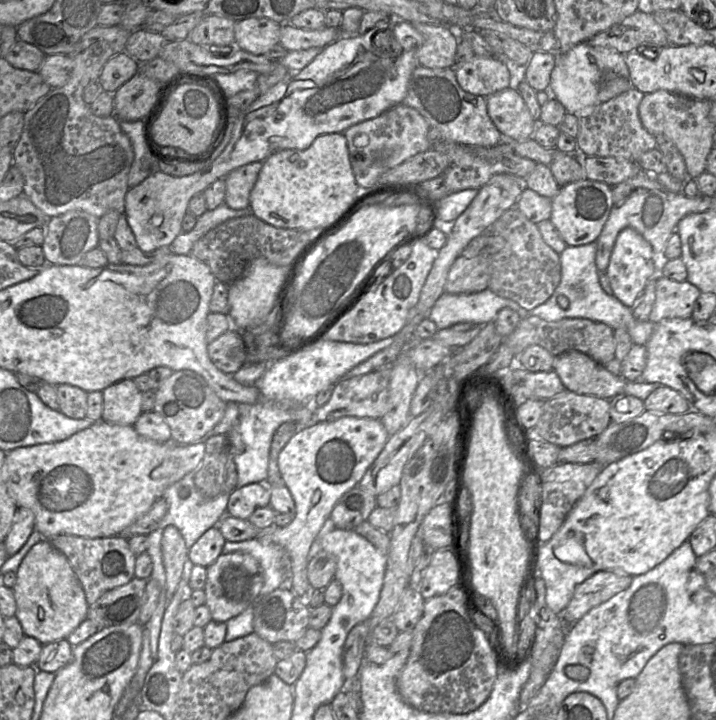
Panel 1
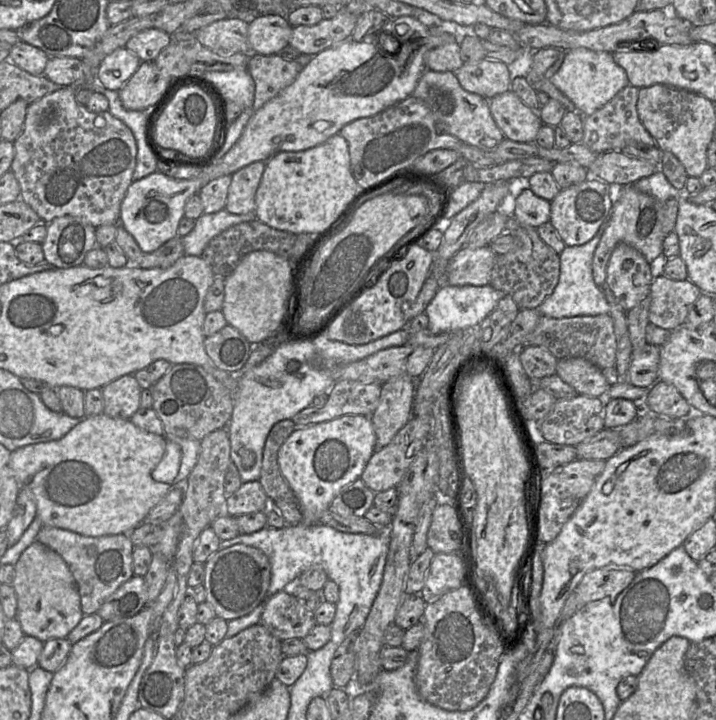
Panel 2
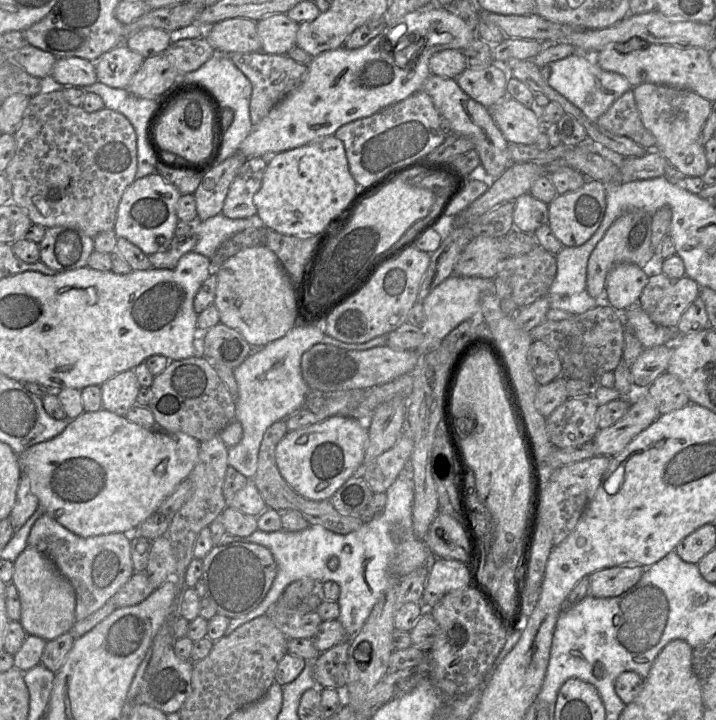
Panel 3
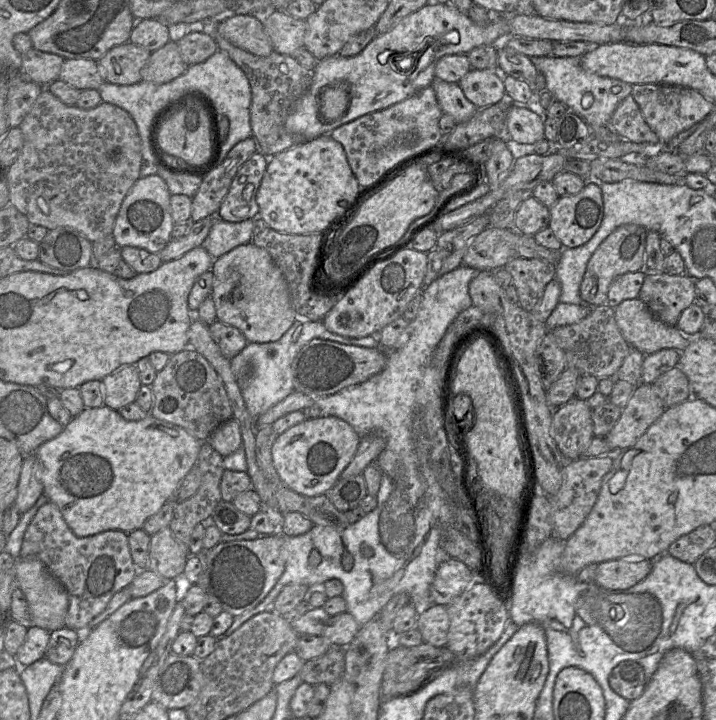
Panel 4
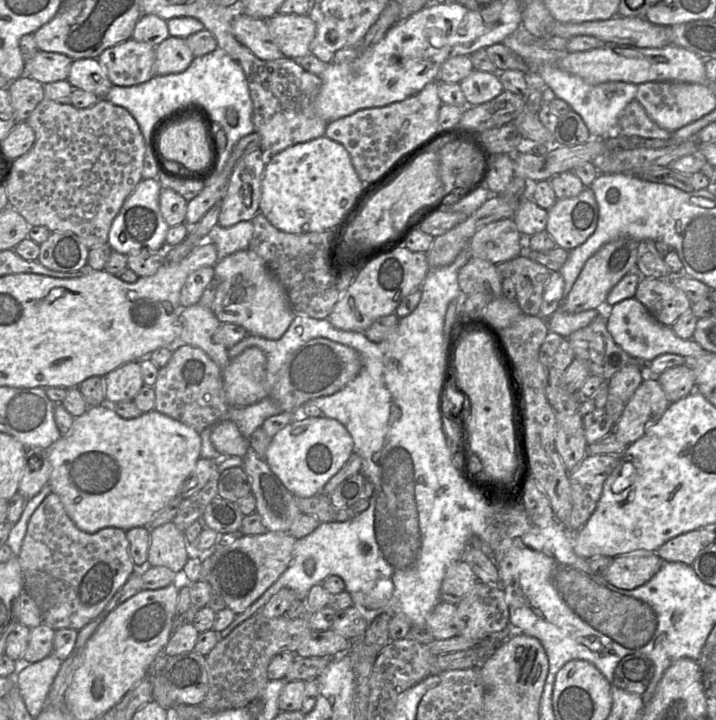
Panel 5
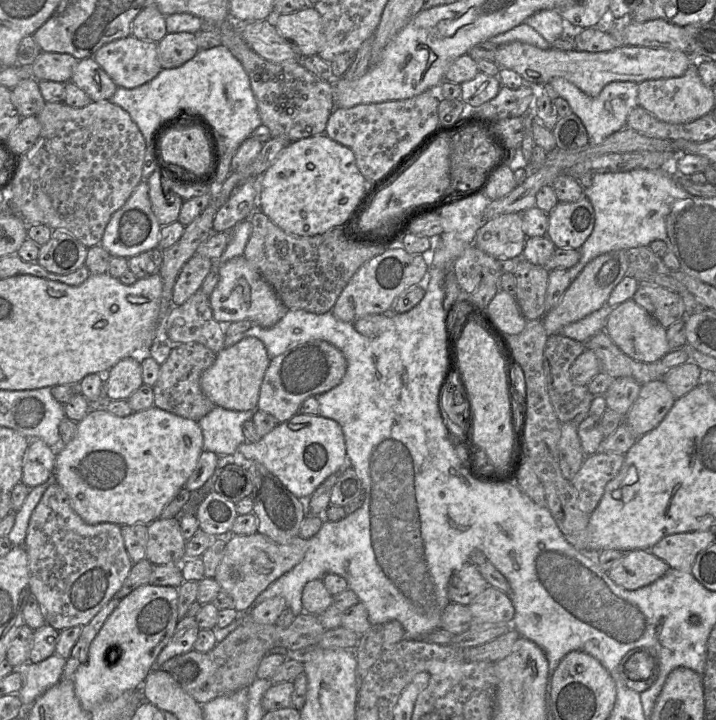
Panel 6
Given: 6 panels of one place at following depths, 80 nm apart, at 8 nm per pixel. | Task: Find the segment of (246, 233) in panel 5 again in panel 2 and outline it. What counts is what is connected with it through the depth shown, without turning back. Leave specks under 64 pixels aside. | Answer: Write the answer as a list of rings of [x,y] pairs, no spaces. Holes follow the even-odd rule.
[[[224,208],[211,214],[203,213],[195,220],[192,231],[181,237],[185,255],[201,257],[205,247],[215,236],[233,225],[254,221],[256,219],[255,211],[237,215],[228,212]]]

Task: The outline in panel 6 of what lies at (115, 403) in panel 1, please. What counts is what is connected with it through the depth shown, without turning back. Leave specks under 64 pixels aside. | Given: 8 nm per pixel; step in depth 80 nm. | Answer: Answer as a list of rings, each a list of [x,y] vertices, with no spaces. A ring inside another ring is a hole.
[[[127,357],[103,375],[105,399],[127,400],[143,384],[140,357]]]

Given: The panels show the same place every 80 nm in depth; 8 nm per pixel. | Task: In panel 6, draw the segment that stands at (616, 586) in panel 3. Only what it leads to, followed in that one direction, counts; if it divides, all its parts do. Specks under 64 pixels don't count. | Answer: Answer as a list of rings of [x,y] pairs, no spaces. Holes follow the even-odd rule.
[[[648,549],[627,552],[609,571],[610,579],[627,590],[647,586],[662,577],[670,566]]]

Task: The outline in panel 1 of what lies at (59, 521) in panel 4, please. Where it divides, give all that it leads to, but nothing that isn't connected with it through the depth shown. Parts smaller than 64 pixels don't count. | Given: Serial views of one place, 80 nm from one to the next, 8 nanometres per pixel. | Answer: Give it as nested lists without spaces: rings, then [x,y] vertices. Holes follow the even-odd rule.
[[[61,534],[47,540],[67,557],[83,587],[89,606],[107,591],[125,585],[135,577],[136,555],[124,536],[91,539]]]

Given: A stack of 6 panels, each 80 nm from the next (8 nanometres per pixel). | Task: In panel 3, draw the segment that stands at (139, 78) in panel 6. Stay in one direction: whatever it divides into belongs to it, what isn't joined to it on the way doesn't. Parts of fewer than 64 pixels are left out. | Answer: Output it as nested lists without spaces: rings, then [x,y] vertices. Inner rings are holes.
[[[119,44],[96,61],[97,79],[112,88],[127,88],[143,61],[142,55]]]

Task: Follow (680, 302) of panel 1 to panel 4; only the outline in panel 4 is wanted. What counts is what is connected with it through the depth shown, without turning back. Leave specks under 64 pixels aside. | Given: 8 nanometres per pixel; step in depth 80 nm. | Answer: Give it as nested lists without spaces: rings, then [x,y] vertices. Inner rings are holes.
[[[647,274],[640,299],[661,322],[675,326],[680,314],[695,302],[695,281],[687,274]]]

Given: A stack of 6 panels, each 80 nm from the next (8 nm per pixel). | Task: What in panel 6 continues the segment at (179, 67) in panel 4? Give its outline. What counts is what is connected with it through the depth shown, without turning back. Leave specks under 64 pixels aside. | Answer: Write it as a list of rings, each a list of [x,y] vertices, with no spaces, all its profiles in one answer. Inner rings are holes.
[[[188,32],[167,33],[157,45],[162,69],[177,68],[192,59],[198,51],[195,34]]]

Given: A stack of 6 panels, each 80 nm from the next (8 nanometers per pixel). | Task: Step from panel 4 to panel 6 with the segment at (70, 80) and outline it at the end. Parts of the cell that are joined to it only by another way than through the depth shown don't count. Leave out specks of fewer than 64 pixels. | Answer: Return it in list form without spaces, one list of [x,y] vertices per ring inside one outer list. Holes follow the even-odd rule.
[[[93,58],[78,61],[71,82],[84,91],[93,102],[110,100],[118,88]]]

